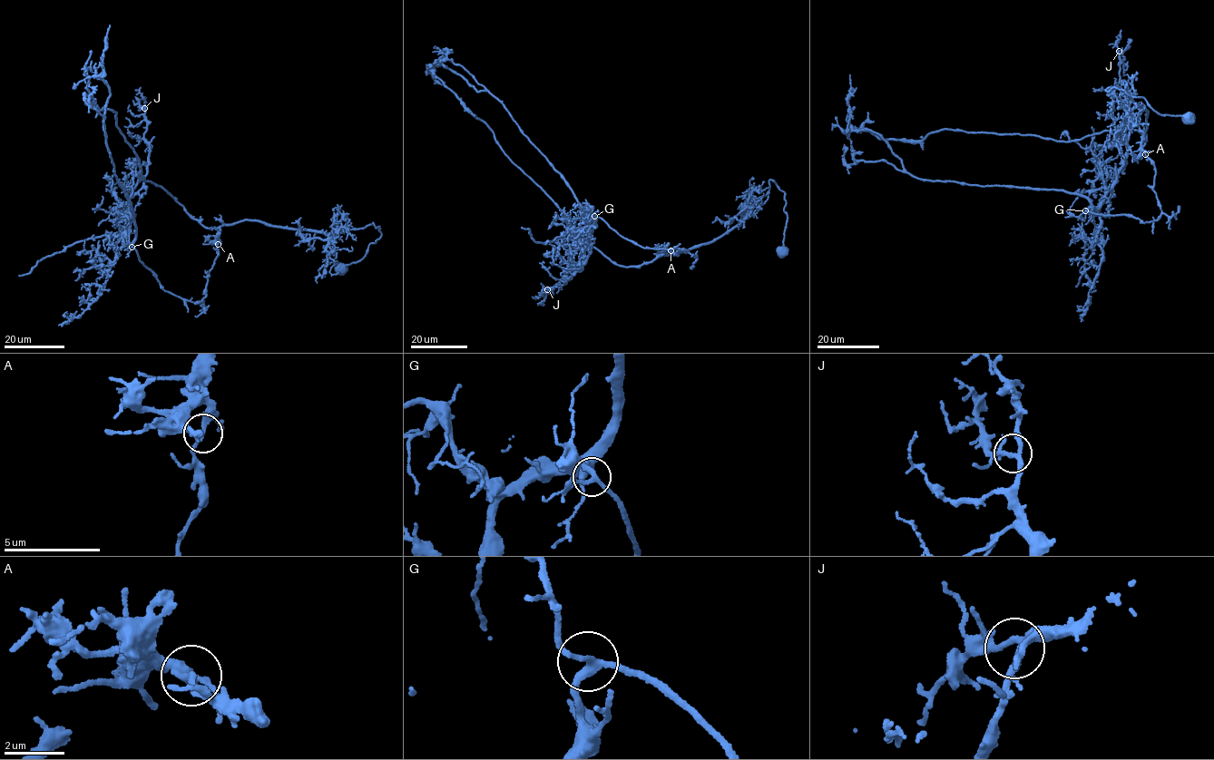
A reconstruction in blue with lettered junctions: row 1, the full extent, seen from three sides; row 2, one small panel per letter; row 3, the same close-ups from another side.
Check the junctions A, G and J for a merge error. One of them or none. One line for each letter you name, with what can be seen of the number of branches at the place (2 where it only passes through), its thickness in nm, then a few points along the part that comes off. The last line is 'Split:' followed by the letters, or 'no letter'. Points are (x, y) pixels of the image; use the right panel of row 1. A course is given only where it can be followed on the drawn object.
A: branches 2; calibre 200 nm; course (1145, 154), (1144, 137), (1130, 129), (1064, 141), (947, 129), (920, 141), (884, 140), (849, 124), (855, 106)
Split: A

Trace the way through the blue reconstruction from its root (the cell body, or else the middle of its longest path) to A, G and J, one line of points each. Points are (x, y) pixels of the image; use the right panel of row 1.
A: (1189, 118), (1158, 113), (1144, 98), (1107, 89), (1125, 91), (1146, 111), (1145, 154)
G: (1189, 118), (1106, 90), (1125, 91), (1147, 112), (1142, 151), (1153, 164), (1161, 211), (1143, 223), (1085, 210)
J: (1189, 118), (1106, 90), (1147, 112), (1161, 211), (1143, 223), (1087, 210), (1126, 153), (1119, 51)

